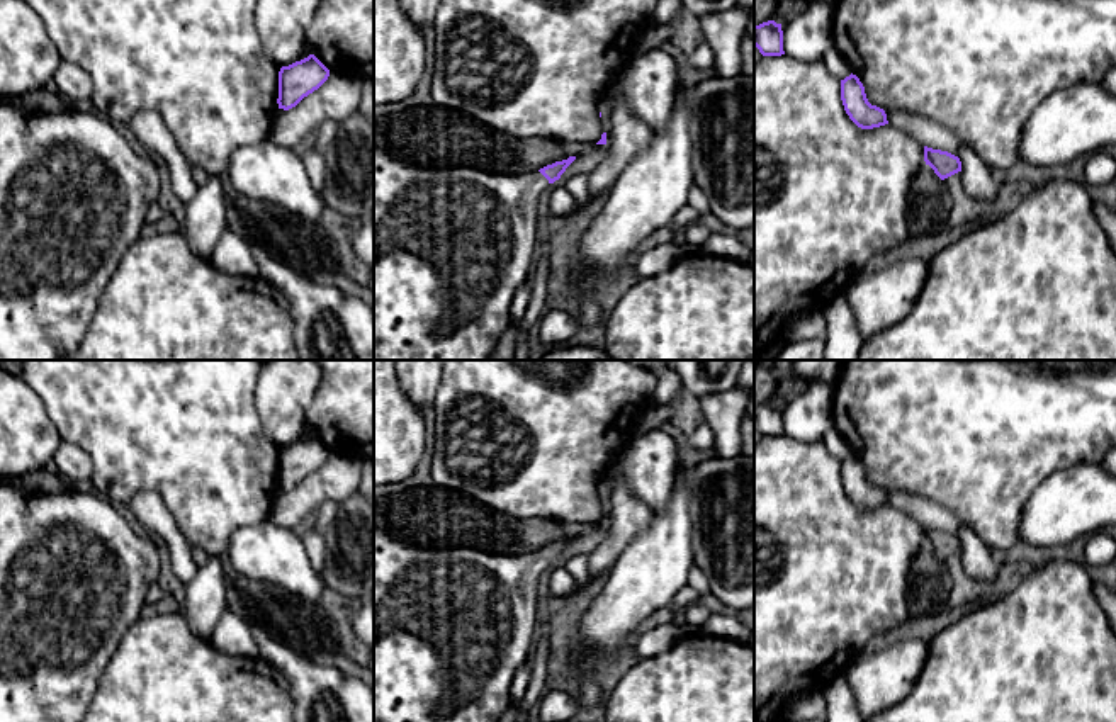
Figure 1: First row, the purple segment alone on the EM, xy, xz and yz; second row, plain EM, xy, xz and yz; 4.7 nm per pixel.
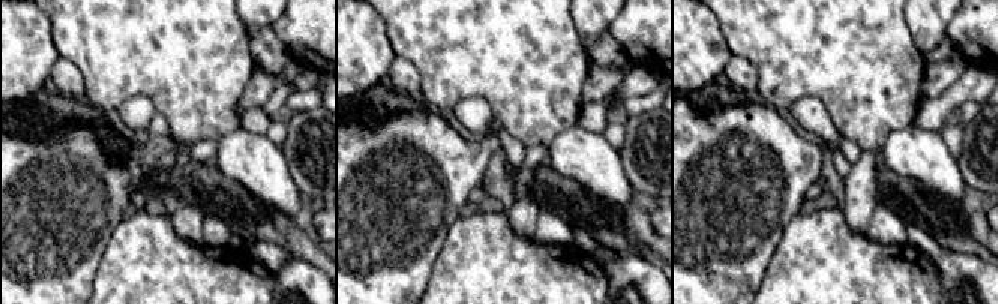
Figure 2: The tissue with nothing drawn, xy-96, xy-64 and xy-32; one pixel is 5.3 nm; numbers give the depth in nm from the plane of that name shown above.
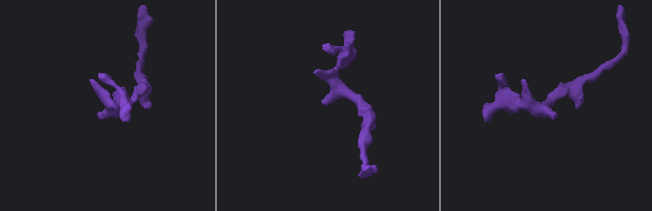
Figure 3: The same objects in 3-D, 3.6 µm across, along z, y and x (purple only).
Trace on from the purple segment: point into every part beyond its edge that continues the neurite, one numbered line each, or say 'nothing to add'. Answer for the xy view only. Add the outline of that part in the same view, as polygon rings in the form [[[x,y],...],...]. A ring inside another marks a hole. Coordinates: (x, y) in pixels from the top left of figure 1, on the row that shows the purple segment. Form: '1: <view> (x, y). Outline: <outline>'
nothing to add

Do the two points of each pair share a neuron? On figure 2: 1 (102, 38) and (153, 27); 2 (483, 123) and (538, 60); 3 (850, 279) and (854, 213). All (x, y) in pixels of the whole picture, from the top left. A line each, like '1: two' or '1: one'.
1: one
2: two
3: two

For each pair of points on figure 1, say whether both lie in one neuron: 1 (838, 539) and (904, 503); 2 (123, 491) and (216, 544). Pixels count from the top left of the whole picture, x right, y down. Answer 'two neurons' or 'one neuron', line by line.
1: two neurons
2: one neuron

